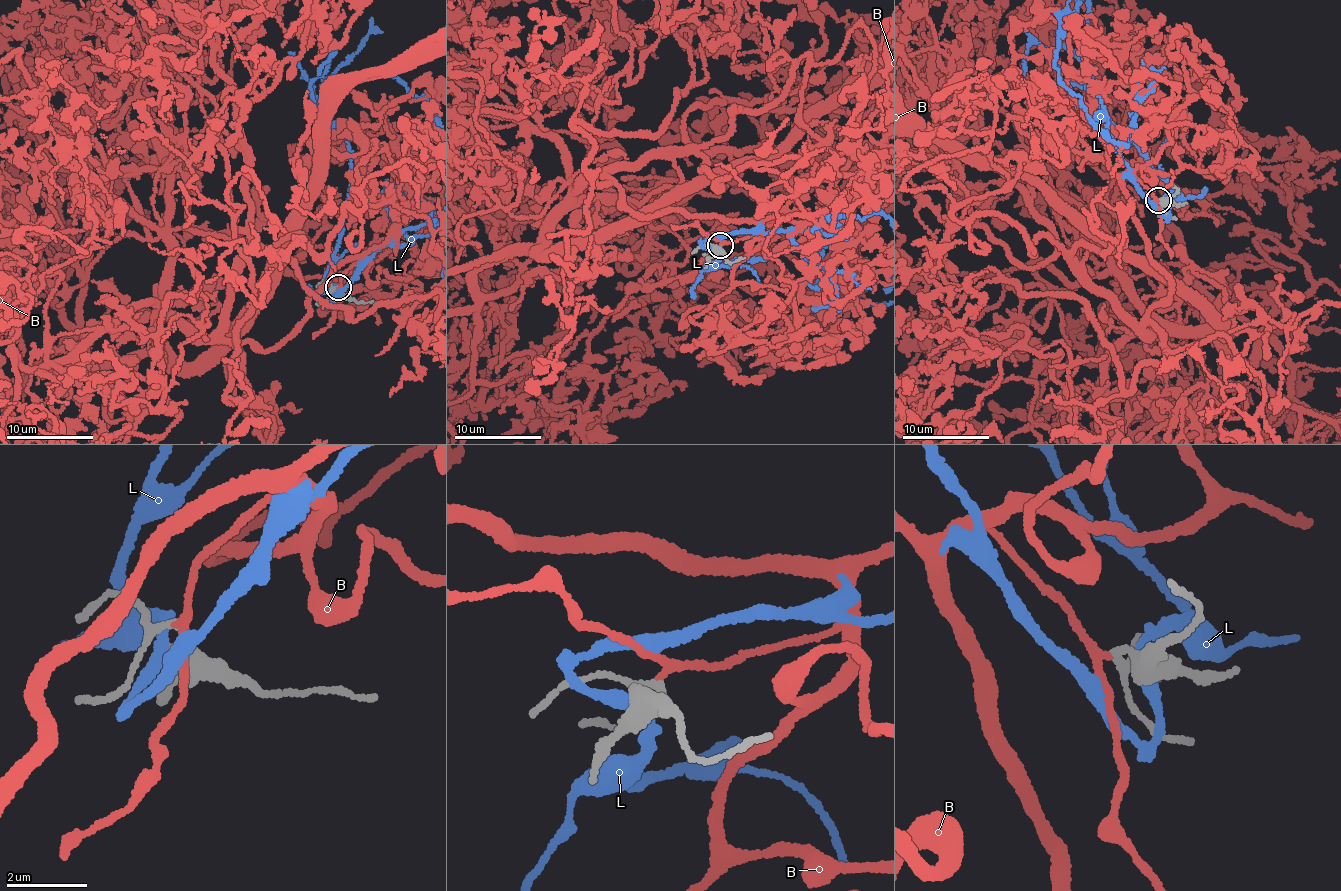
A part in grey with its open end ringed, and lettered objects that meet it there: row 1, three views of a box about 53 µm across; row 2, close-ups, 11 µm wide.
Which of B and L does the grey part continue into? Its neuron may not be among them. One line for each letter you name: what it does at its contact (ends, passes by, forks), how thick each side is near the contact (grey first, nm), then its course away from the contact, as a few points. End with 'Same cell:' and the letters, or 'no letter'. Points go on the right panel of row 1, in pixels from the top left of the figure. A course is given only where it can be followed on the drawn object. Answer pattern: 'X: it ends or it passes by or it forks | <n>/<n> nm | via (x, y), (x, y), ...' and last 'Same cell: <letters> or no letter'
B: it passes by | 170/160 nm | via (1157, 201), (1126, 177), (1170, 286), (1143, 326), (1222, 326), (1024, 176), (918, 123)
Same cell: B

